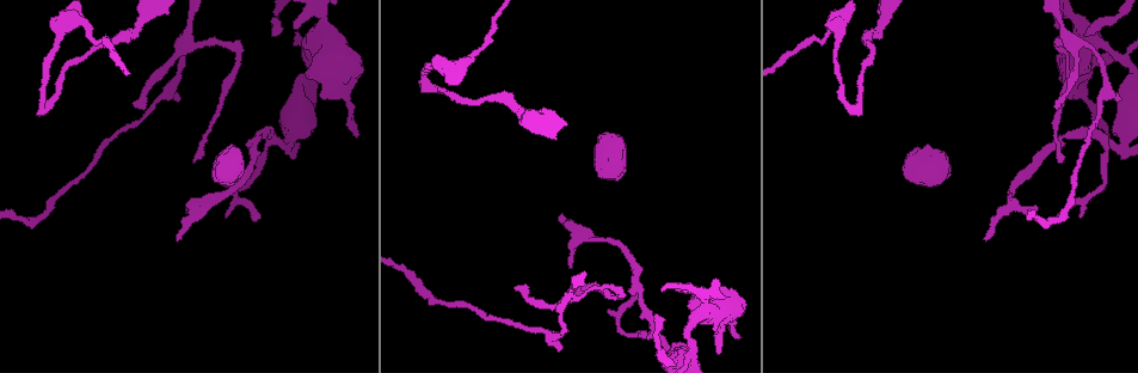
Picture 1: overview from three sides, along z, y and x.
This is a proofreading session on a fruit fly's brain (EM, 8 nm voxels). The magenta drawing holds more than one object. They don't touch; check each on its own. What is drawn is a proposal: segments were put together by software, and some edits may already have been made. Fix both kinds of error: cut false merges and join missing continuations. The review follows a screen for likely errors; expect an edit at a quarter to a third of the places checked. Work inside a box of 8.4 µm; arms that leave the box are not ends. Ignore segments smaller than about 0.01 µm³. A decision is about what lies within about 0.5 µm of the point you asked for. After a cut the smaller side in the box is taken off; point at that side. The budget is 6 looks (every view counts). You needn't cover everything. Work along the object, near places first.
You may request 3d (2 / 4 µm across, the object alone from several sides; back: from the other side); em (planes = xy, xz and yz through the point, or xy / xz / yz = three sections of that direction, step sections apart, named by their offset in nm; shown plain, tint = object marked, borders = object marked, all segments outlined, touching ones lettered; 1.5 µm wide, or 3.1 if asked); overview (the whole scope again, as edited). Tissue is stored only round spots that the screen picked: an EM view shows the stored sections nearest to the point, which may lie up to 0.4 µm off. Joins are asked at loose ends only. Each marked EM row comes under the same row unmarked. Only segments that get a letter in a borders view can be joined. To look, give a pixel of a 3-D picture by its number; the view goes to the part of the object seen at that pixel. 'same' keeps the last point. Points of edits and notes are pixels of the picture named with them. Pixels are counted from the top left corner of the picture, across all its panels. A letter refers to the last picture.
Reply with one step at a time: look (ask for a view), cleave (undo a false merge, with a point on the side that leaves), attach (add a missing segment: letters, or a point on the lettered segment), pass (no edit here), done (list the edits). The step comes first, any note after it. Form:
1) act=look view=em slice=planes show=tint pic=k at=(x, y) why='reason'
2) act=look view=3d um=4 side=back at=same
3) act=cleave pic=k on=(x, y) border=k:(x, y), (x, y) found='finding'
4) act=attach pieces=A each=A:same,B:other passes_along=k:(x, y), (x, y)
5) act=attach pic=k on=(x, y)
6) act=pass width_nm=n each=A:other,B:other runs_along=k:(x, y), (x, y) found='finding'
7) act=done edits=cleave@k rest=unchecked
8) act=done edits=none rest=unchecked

act=look view=em slice=planes show=borders pic=1 at=(840, 33) why='sudden change in width'

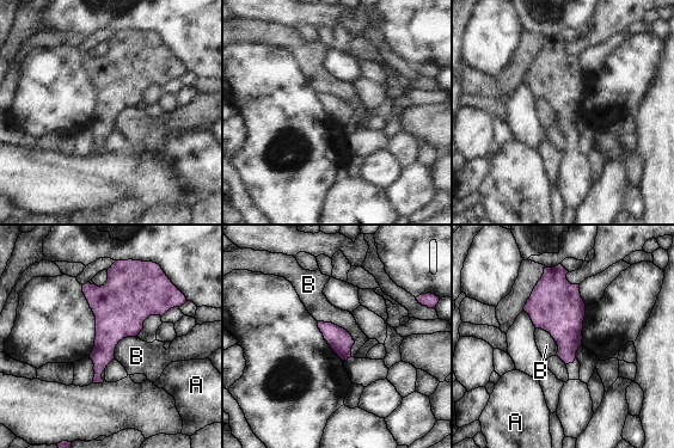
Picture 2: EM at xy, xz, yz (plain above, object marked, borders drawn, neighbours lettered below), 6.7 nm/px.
act=pass width_nm=160 each=A:other,B:other border=2:(318, 320), (350, 335), (351, 356) found='all the same cell'

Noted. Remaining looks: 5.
act=look view=3d um=2 pic=1 at=(136, 29) why='sudden change in width'

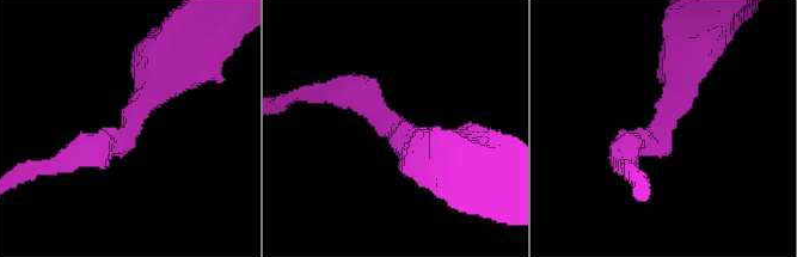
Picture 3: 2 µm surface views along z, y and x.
act=look view=em slice=planes show=tint pic=3 at=(392, 123)

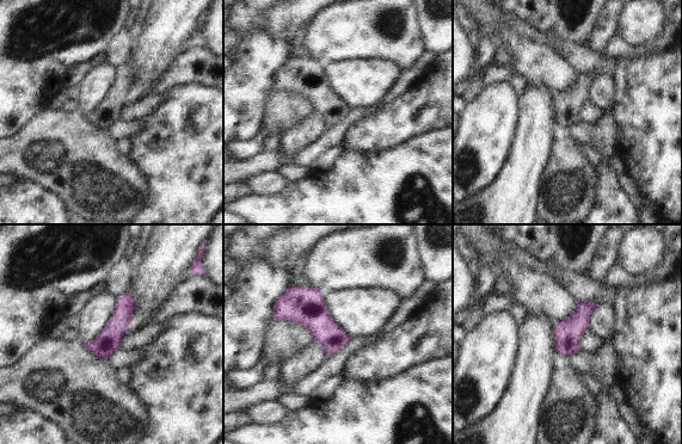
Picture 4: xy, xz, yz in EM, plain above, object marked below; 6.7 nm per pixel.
act=look view=em slice=planes show=borders at=same

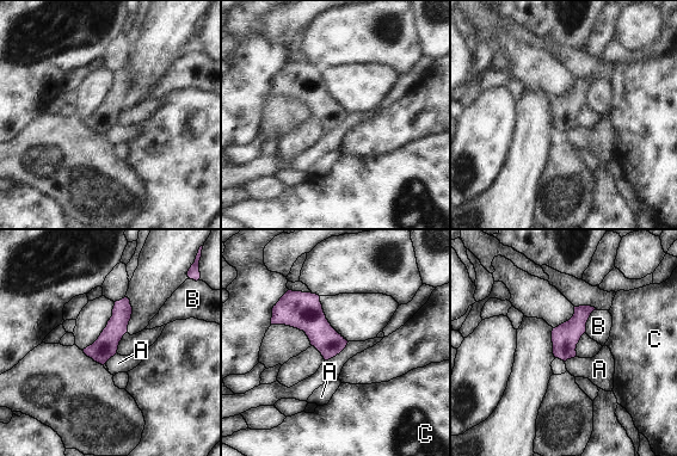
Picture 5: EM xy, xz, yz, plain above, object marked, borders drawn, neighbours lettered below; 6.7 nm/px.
act=pass longest_contact=B:170nm each=A:other,B:other,C:other runs_along=5:(125, 301), (102, 350), (102, 361) found='all the same cell'

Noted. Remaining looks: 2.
act=look view=em slice=planes show=borders pic=1 at=(655, 315) why='free end'

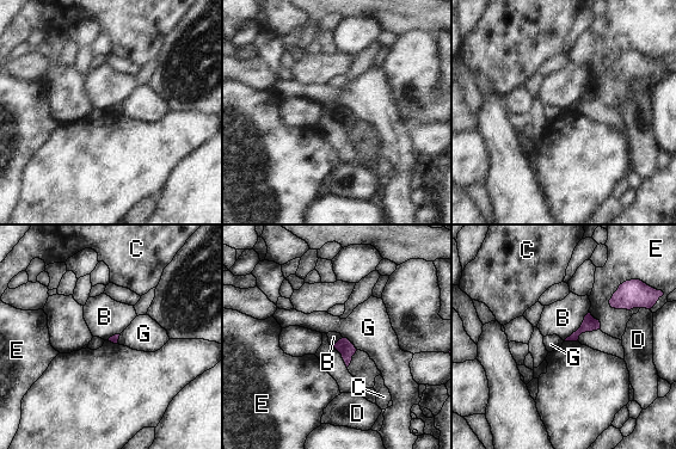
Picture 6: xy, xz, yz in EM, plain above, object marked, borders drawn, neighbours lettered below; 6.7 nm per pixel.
act=pass each=B:other,C:other,D:other,E:other,G:other border=6:(588, 312), (582, 324), (564, 340) found='no lettered segment goes on from it'

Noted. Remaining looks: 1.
act=done edits=none rest=unchecked

